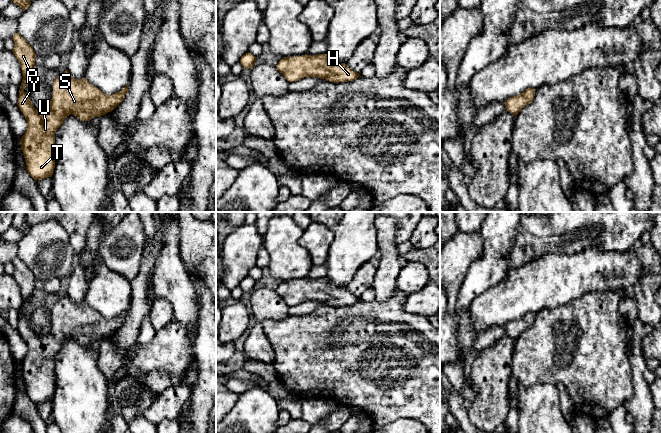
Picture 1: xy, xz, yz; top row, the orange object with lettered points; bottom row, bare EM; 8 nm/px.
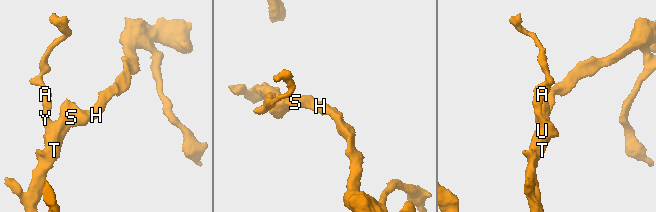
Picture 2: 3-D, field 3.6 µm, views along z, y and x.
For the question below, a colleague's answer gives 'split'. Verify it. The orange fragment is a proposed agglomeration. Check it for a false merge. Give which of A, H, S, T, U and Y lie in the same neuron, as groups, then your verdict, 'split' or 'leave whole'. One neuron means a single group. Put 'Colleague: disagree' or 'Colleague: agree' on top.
Colleague: disagree
A H S T U Y; leave whole

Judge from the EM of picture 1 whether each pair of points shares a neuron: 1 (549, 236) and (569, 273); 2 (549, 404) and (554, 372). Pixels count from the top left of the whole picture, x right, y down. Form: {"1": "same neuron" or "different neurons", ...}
{"1": "different neurons", "2": "different neurons"}

